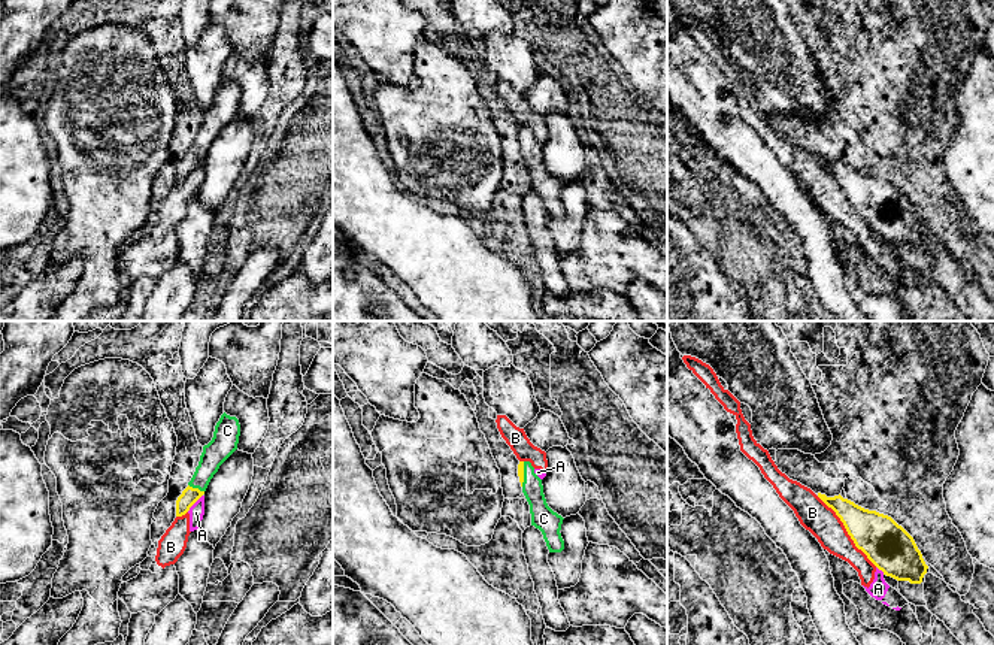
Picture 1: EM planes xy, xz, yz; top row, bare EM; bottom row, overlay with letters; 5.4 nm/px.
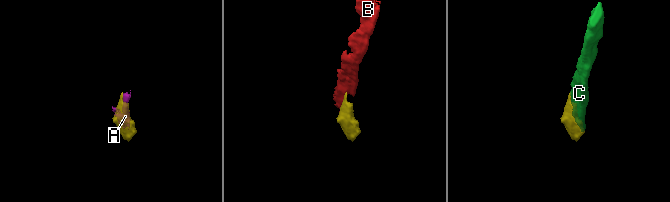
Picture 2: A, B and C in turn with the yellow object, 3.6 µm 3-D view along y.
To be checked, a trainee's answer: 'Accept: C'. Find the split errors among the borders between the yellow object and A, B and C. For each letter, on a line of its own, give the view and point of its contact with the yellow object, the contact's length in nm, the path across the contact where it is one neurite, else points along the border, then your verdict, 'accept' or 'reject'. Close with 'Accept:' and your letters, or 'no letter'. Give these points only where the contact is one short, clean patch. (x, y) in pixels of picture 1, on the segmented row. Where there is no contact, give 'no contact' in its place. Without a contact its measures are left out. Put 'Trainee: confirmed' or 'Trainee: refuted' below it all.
A: xy (194, 502) | 130 nm | reject
B: yz (846, 530) | 500 nm | reject
C: xy (196, 488) | 100 nm | accept
Accept: C
Trainee: confirmed

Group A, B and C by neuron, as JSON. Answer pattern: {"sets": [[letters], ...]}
{"sets": [["A", "B"], ["C"]]}

